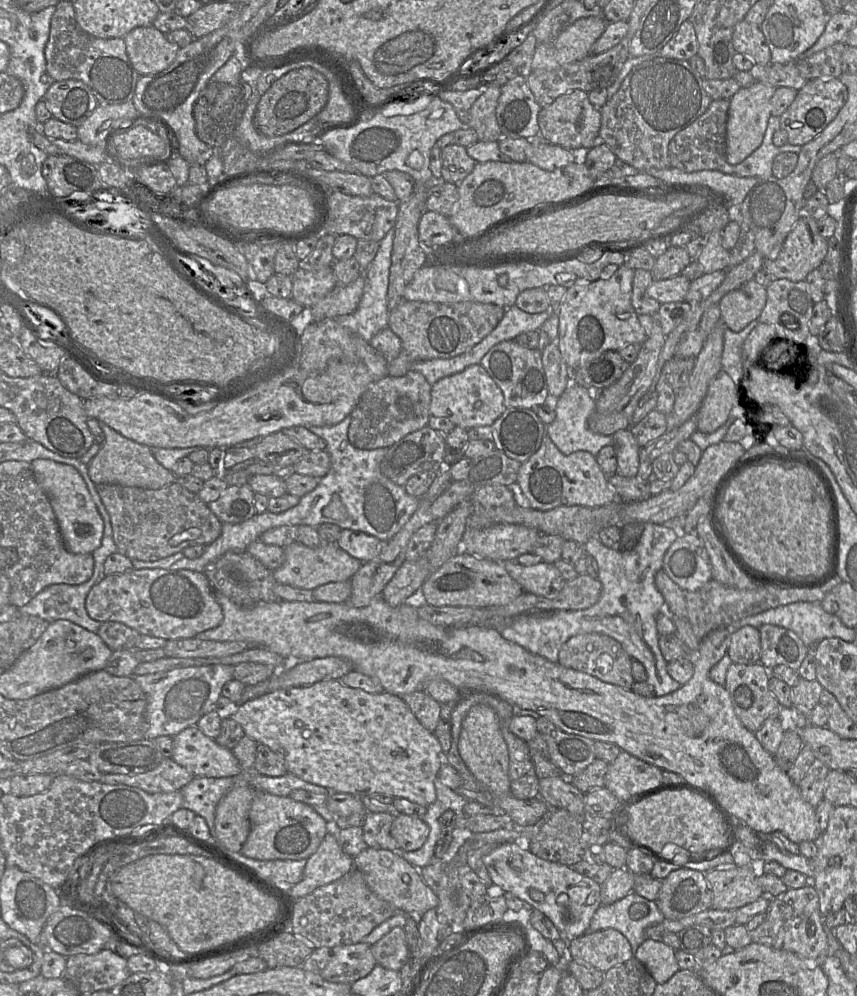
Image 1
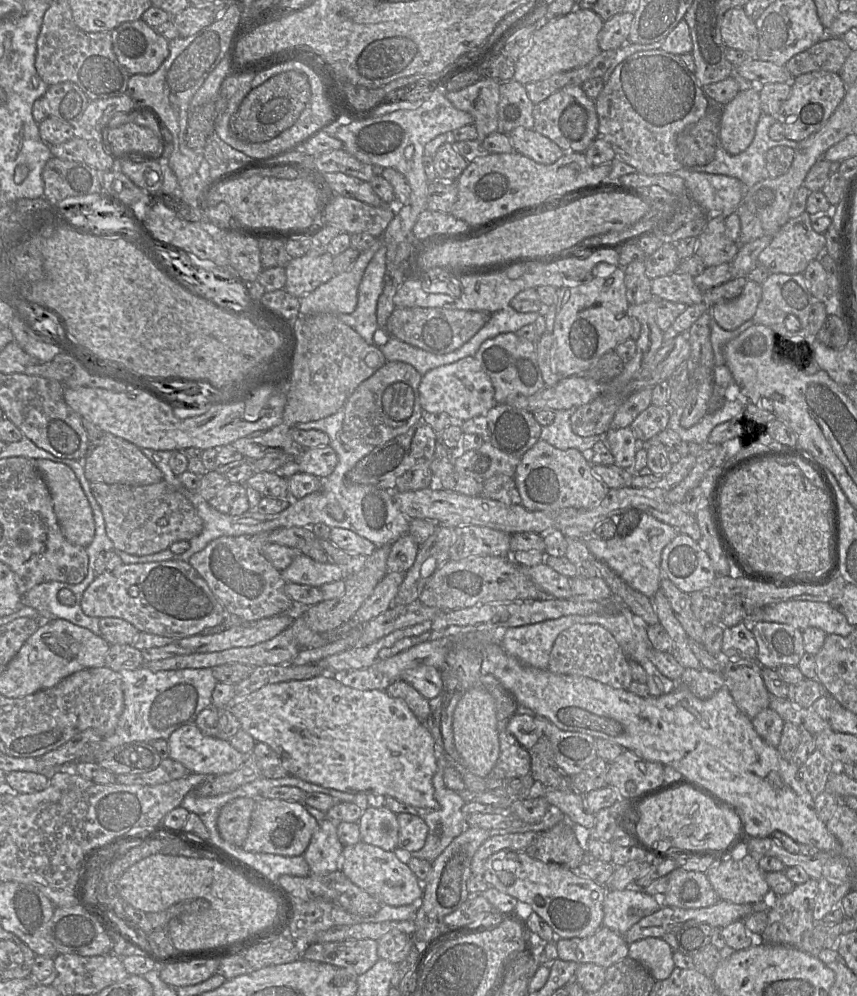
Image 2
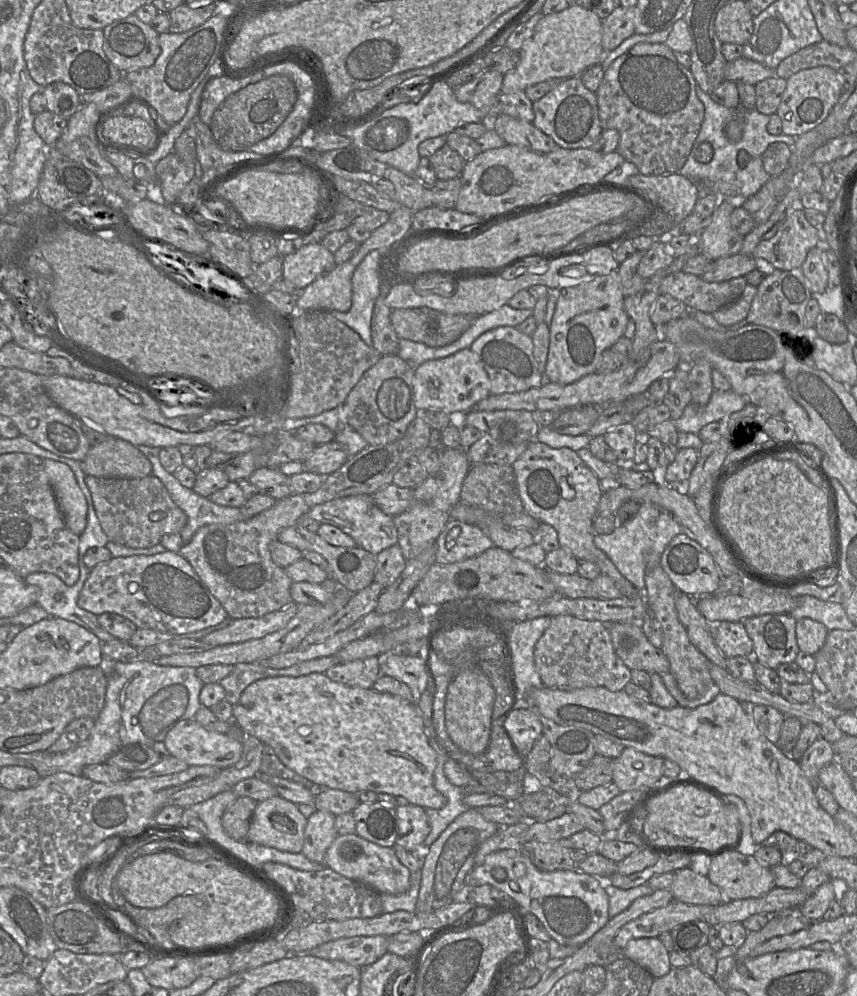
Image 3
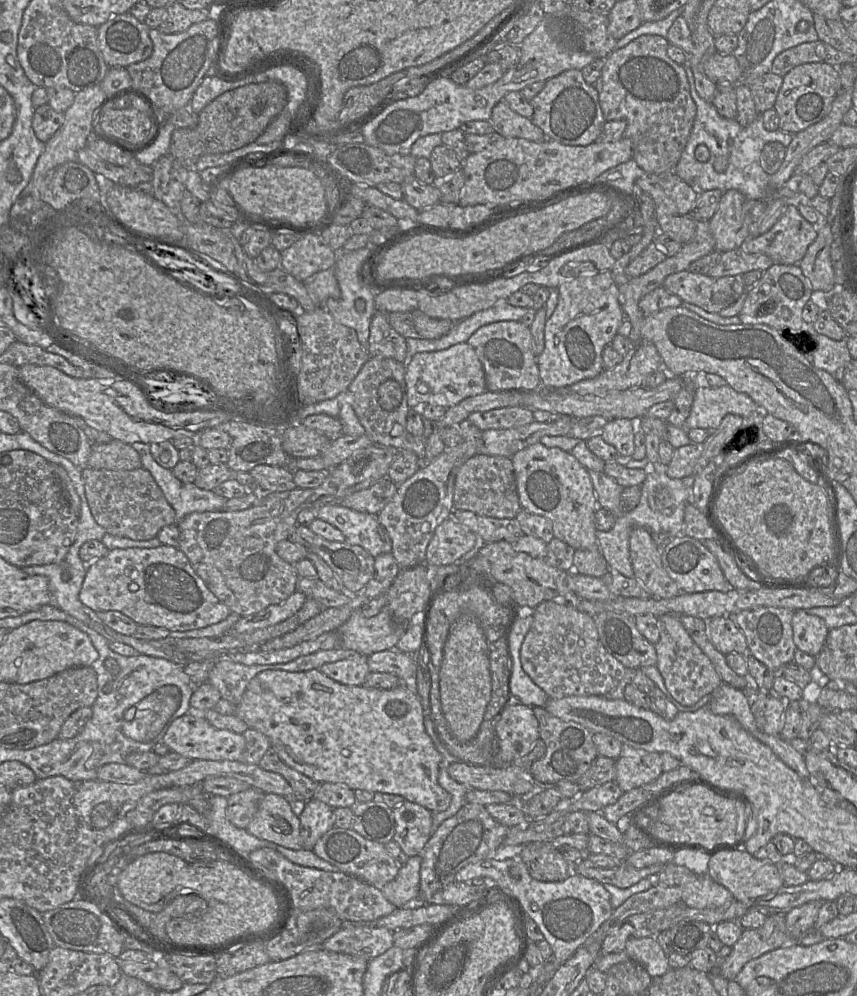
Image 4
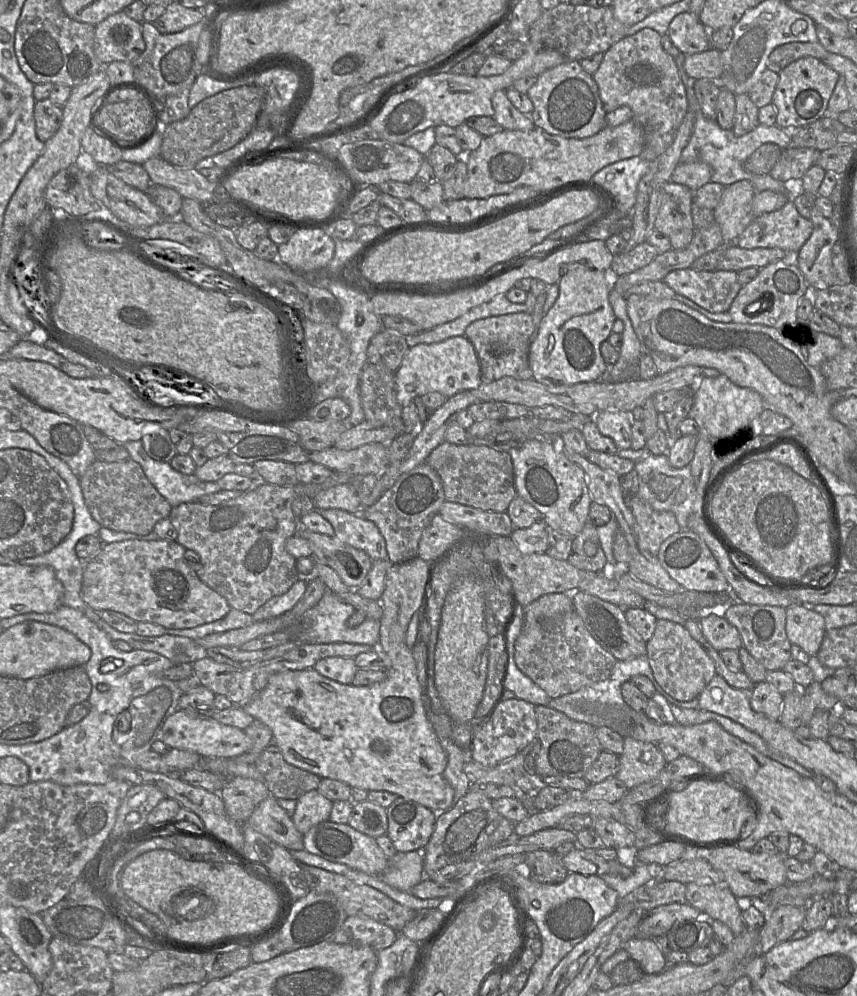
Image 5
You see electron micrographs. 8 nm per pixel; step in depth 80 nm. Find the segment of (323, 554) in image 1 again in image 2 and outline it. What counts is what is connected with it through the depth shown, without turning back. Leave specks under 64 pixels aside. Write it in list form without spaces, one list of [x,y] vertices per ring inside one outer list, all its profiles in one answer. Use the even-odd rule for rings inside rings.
[[[297,552],[291,564],[281,571],[283,579],[288,583],[310,585],[320,588],[323,584],[344,580],[341,568],[332,563],[320,563]]]

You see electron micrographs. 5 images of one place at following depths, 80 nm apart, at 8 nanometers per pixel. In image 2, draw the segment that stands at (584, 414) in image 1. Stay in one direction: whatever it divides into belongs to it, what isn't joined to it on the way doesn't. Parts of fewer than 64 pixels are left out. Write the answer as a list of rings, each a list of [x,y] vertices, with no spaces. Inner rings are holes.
[[[574,410],[555,411],[553,422],[550,425],[542,427],[540,438],[560,450],[575,448],[583,453],[588,453],[591,462],[591,450],[595,443],[604,439],[604,436],[593,435],[583,437],[575,434],[570,422]]]

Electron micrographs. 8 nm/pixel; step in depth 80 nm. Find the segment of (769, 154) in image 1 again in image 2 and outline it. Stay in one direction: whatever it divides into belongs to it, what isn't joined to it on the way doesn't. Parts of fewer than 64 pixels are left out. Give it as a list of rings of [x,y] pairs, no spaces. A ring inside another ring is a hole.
[[[762,113],[756,125],[754,139],[745,151],[738,155],[731,155],[722,147],[721,143],[718,143],[714,159],[709,164],[692,166],[688,169],[734,177],[747,188],[769,178],[765,160],[767,151],[775,146],[787,146],[796,150],[799,144],[799,142],[787,138],[778,141],[772,140],[769,136],[769,128],[776,121],[776,117]]]

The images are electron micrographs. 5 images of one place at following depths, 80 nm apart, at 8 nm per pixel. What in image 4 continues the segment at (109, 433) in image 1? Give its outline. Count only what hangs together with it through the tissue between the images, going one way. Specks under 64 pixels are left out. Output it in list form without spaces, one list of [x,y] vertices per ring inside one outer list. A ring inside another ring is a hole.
[[[112,439],[92,446],[87,467],[108,470],[134,470],[142,467],[139,453],[130,444]]]

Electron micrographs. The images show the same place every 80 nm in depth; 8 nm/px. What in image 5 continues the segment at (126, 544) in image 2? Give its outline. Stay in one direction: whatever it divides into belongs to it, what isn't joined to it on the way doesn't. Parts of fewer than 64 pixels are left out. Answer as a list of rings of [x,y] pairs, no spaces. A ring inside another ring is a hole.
[[[96,459],[80,478],[80,484],[93,518],[111,530],[146,535],[154,530],[158,521],[170,517],[171,504],[157,491],[141,465],[133,459],[118,462]]]

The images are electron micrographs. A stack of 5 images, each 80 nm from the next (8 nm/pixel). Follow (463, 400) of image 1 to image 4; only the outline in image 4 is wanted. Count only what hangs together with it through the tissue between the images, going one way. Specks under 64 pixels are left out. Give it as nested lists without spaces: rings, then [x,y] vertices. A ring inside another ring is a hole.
[[[457,343],[451,347],[413,355],[406,365],[405,382],[407,401],[410,408],[419,410],[422,403],[449,408],[463,399],[487,391],[483,365],[470,344]]]

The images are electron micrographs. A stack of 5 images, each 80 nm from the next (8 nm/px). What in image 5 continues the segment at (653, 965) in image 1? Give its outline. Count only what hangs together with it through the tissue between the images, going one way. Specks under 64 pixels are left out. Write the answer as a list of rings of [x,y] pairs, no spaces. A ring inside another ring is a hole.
[[[632,938],[624,949],[645,974],[658,974],[667,968],[666,958],[651,938]]]

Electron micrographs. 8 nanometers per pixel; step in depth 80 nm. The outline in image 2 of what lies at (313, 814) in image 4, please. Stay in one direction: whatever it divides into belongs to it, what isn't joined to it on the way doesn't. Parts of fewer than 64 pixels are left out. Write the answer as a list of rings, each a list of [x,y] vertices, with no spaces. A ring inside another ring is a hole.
[[[328,818],[319,822],[303,854],[310,874],[325,875],[340,870],[343,848],[336,825]]]

